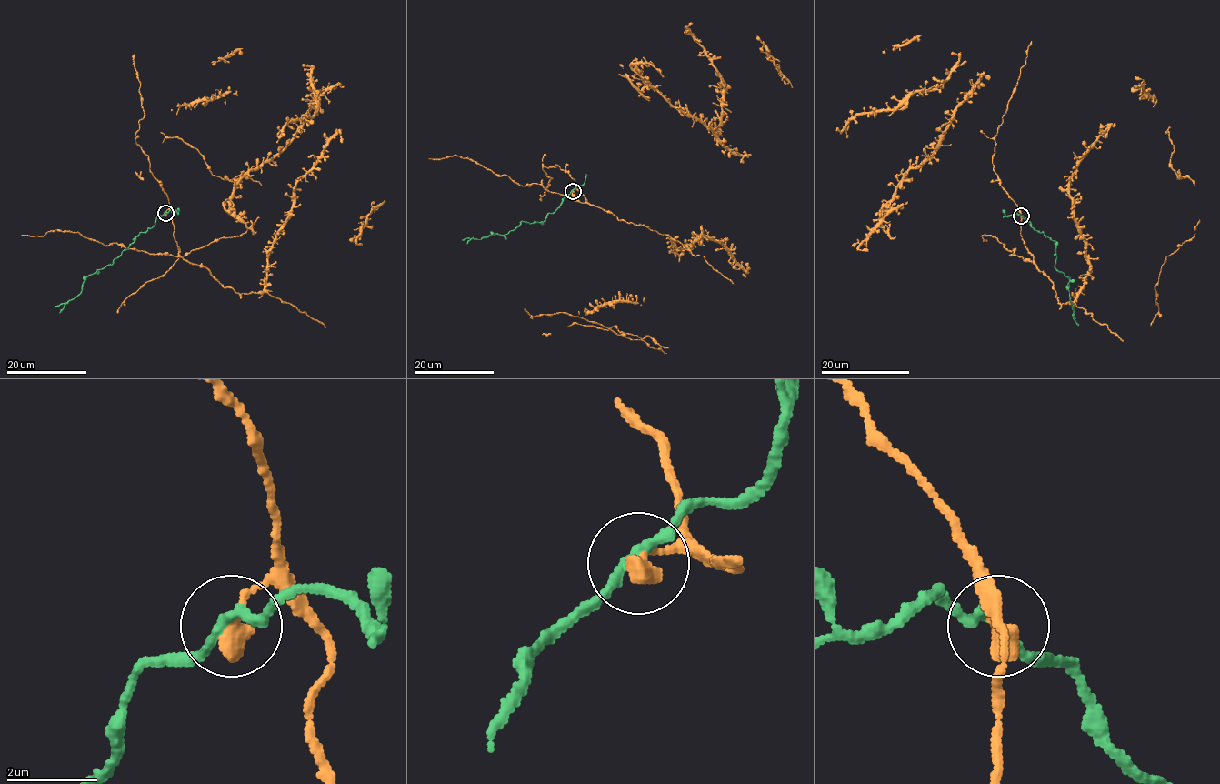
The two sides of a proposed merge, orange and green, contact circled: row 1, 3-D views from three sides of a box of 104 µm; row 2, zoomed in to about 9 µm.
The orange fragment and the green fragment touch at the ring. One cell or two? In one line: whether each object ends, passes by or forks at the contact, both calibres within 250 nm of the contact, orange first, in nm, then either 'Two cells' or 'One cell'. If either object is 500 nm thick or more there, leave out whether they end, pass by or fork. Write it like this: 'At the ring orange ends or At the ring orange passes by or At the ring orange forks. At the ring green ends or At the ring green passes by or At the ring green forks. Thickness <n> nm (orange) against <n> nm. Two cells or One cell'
At the ring orange ends. At the ring green passes by. Thickness 480 nm (orange) against 220 nm. Two cells

